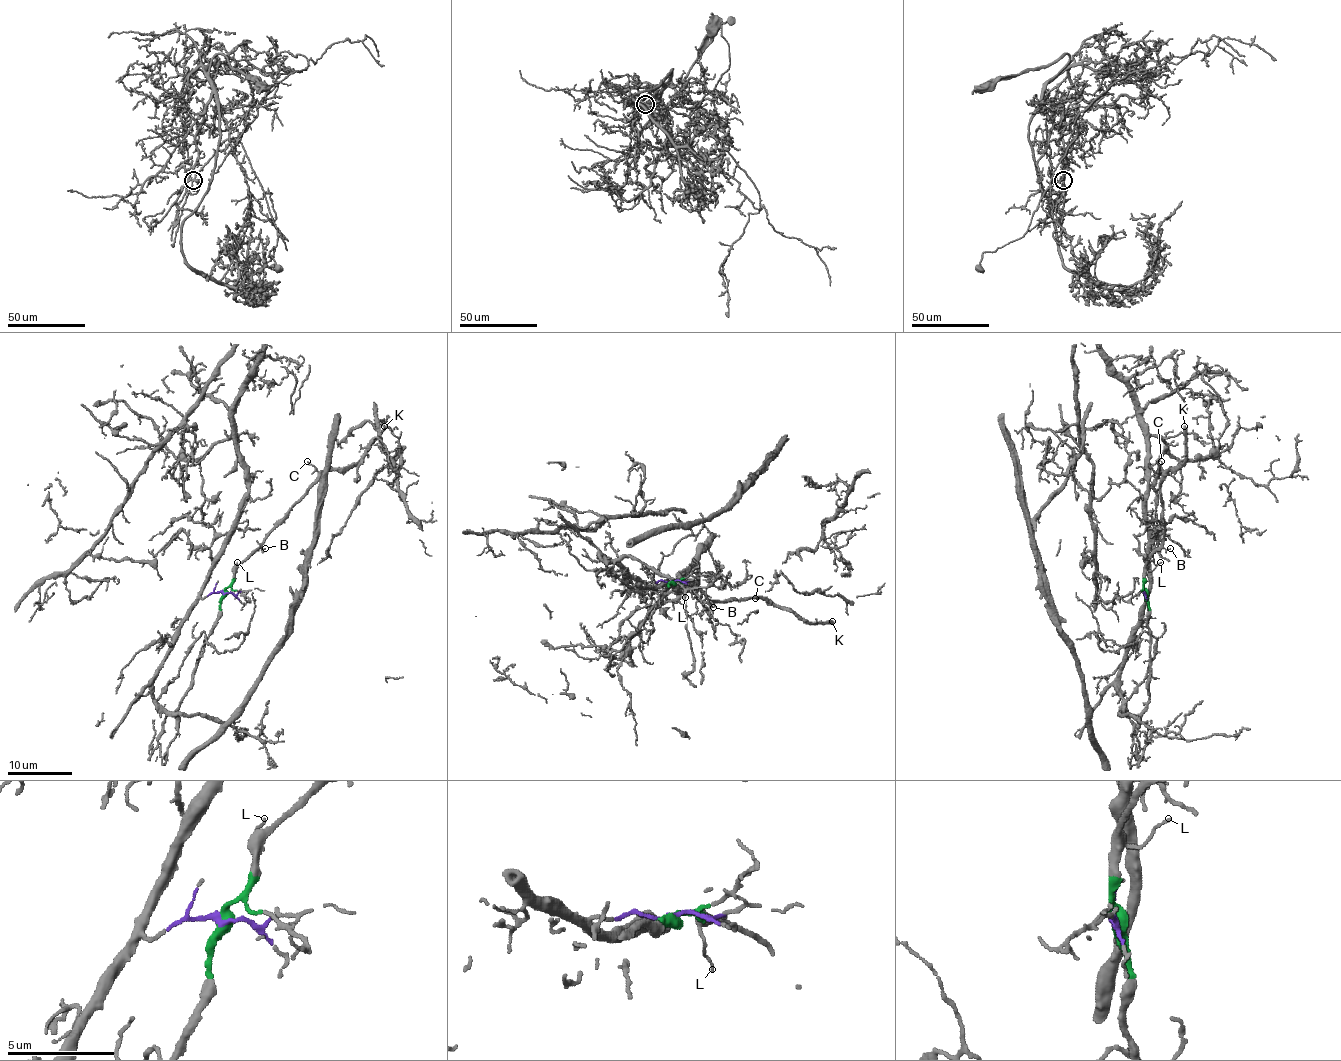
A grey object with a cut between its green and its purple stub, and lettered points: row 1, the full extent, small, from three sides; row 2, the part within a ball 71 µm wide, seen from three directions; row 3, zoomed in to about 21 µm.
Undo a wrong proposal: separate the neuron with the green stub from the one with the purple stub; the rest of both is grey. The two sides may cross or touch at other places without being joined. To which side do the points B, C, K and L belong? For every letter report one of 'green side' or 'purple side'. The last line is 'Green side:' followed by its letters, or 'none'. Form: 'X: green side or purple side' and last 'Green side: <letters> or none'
B: green side
C: green side
K: green side
L: green side
Green side: B, C, K, L

